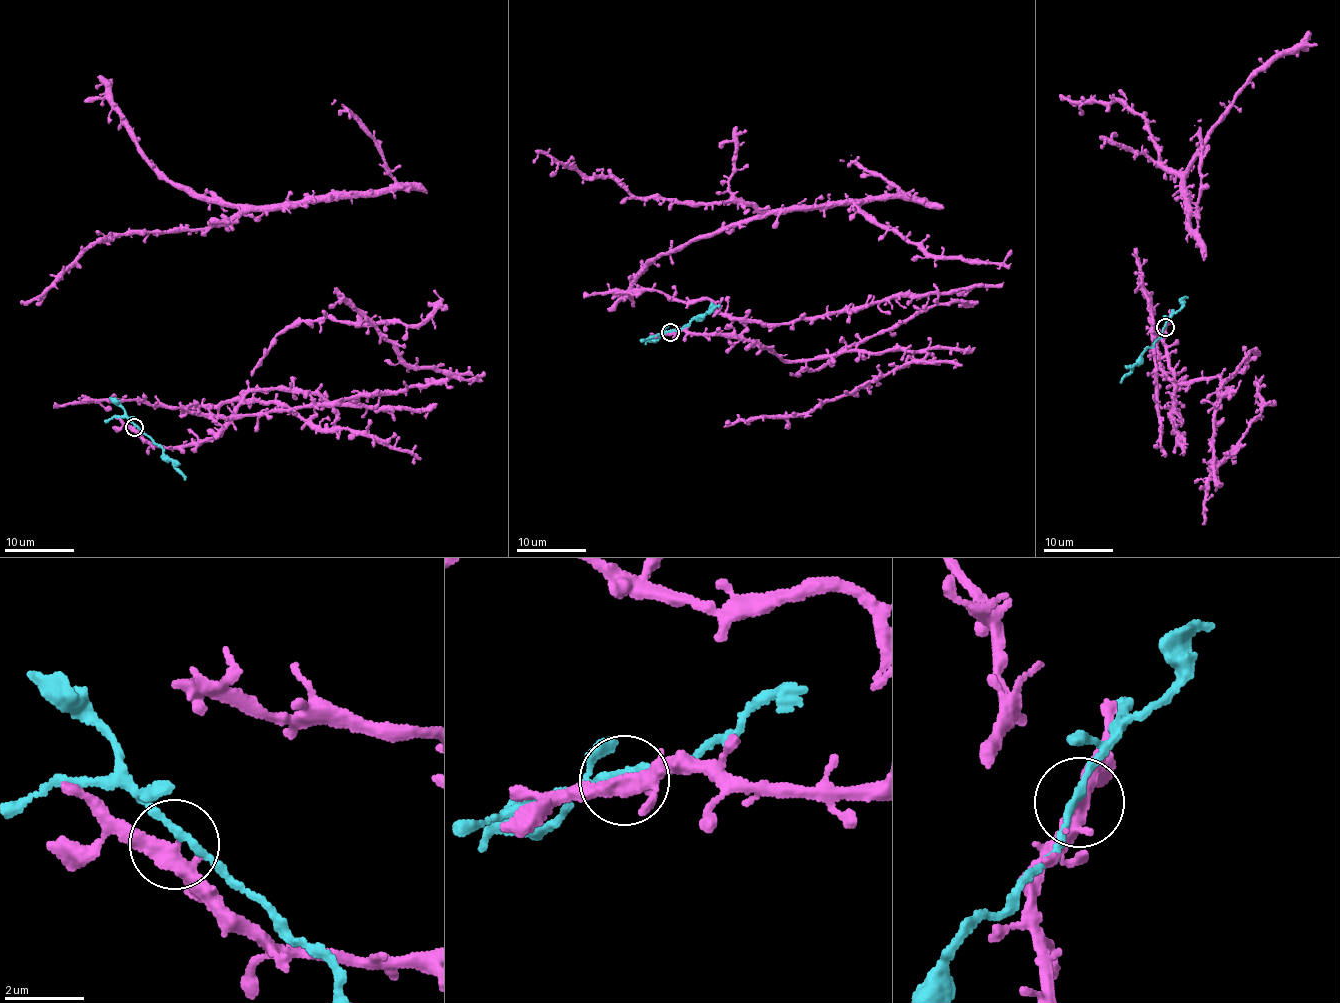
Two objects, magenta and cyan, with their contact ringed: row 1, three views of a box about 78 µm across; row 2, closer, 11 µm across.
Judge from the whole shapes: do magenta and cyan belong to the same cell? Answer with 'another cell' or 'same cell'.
another cell

